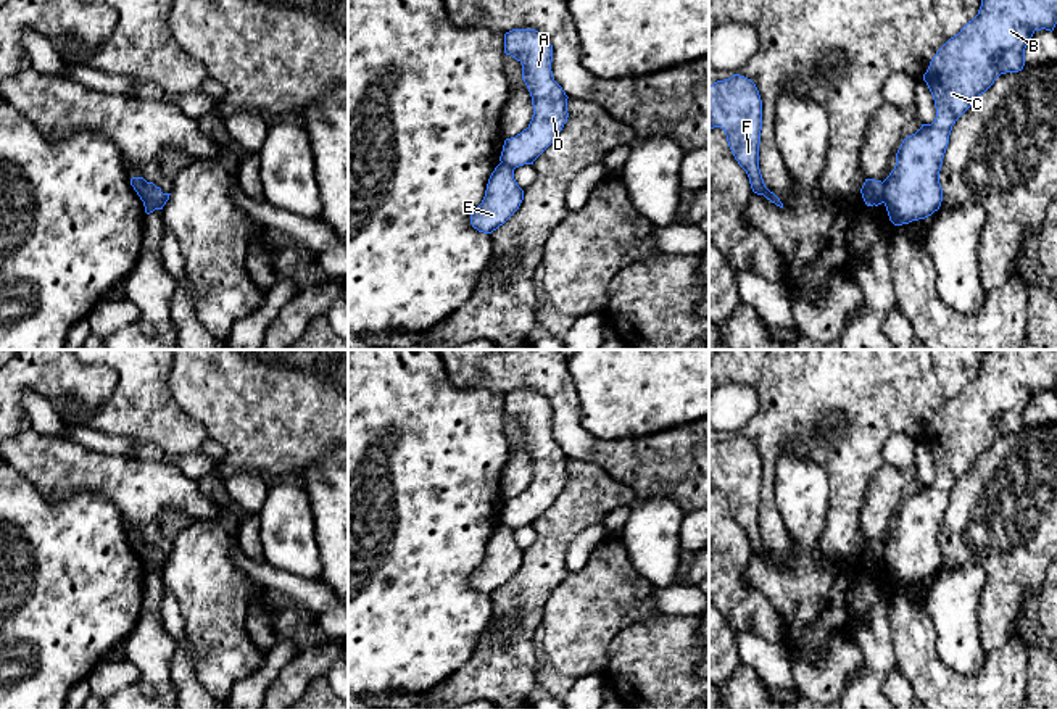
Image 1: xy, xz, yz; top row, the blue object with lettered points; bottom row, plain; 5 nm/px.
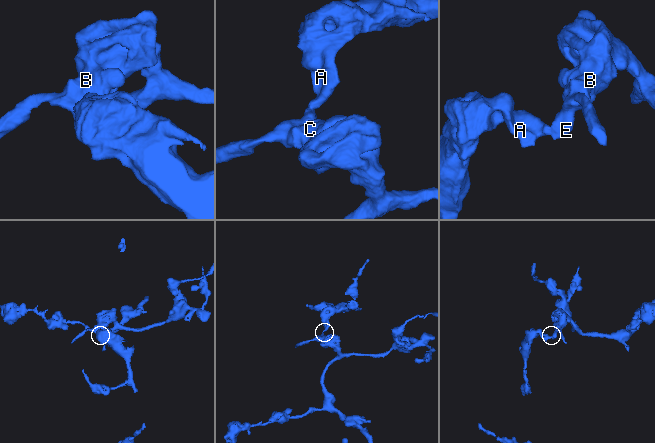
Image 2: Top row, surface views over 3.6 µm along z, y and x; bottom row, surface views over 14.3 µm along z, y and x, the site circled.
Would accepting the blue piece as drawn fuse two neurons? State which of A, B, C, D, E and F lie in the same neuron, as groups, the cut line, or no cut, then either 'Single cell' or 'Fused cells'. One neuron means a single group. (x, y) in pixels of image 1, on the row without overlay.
Groups: A D F / B C E. Split along xy (147, 543), (147, 564), (153, 571). Fused cells

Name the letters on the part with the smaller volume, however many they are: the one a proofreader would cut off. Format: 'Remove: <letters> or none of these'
Remove: A, D, F

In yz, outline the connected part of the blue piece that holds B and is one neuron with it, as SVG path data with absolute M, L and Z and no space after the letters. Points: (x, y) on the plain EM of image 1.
M984 350L978 375L951 398L931 419L923 442L936 469L931 485L907 496L897 514L896 527L885 545L885 567L894 587L925 580L939 570L943 549L939 532L955 482L1005 433L1025 427L1025 409L1036 392L1054 392L1057 385L1057 350Z

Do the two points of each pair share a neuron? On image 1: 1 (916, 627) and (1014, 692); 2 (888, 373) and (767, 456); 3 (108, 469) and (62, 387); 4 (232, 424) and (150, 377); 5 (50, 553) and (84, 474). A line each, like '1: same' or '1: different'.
1: same
2: same
3: different
4: different
5: different

